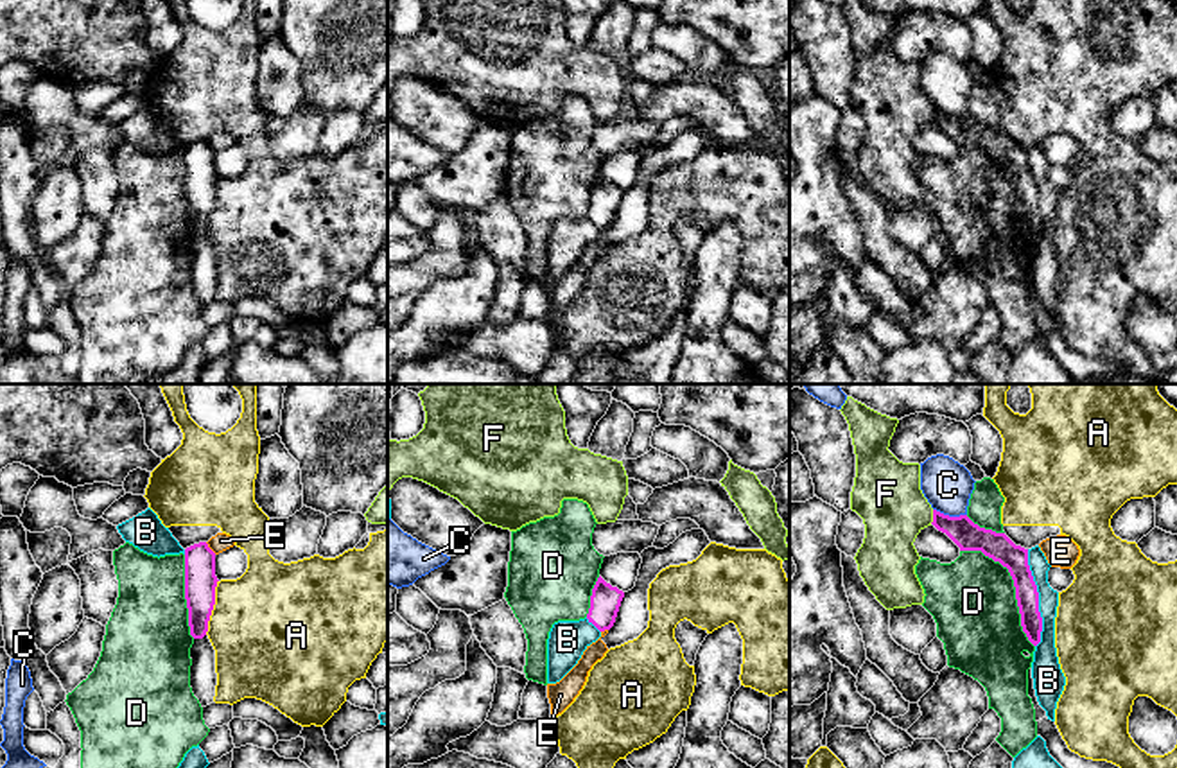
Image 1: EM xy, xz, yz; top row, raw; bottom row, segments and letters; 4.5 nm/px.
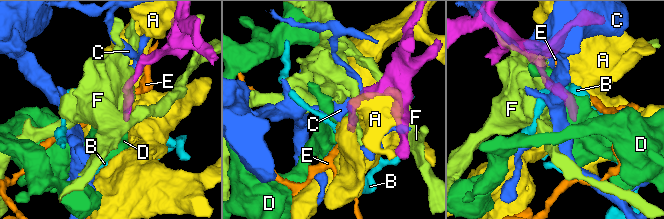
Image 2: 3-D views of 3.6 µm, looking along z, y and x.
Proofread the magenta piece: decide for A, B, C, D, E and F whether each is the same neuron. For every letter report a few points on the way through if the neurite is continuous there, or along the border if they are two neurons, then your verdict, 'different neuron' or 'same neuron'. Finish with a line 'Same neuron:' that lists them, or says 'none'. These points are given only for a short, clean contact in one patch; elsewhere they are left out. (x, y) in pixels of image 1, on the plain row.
A: different neuron
B: border yz (1027, 148), (1041, 216), (1041, 239), (1036, 244); different neuron
C: different neuron
D: different neuron
E: border xy (205, 140), (216, 151); different neuron
F: border yz (933, 108), (930, 121); different neuron
Same neuron: none

